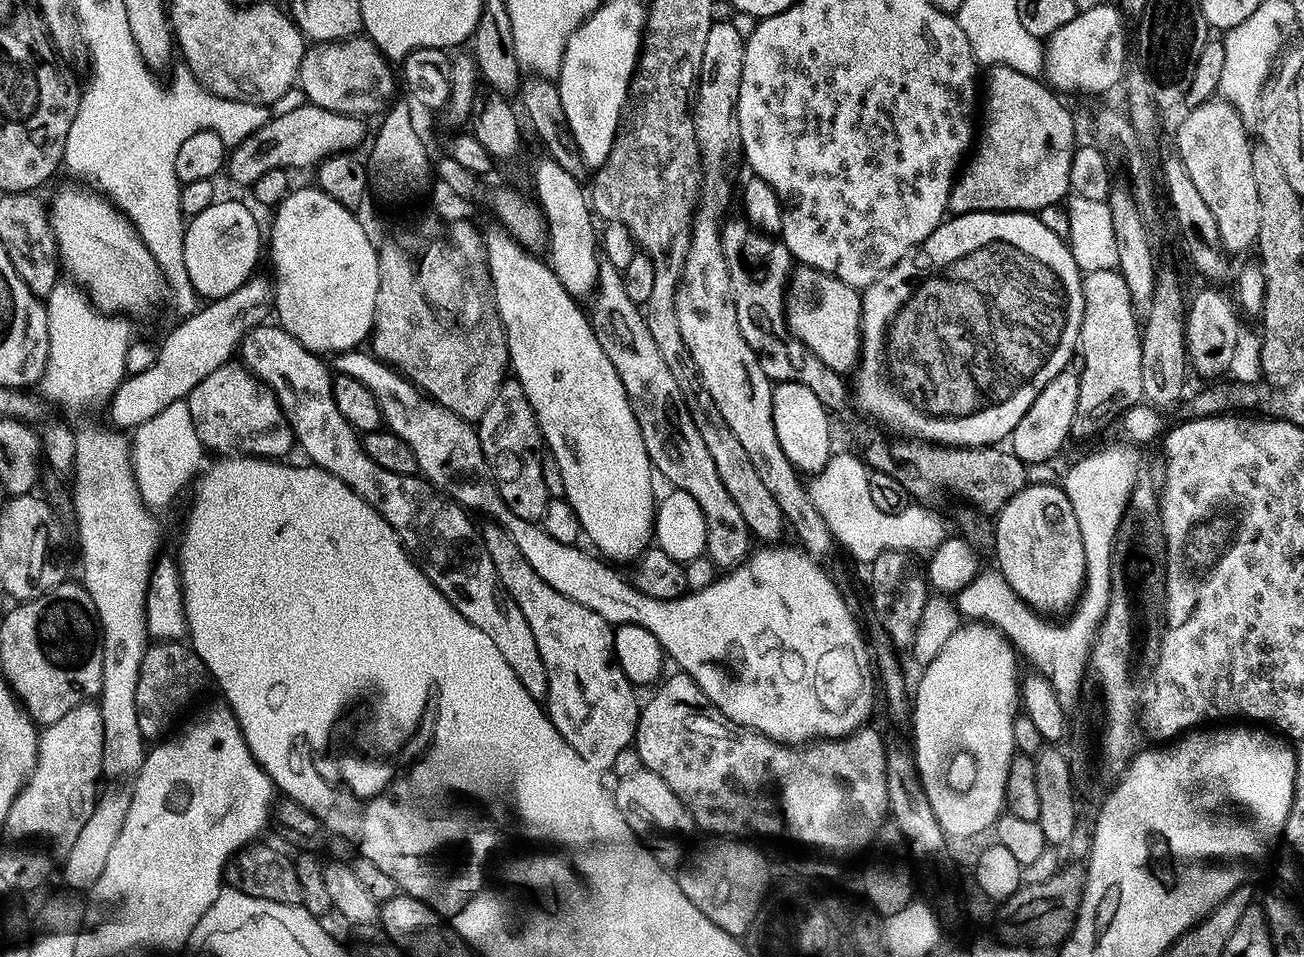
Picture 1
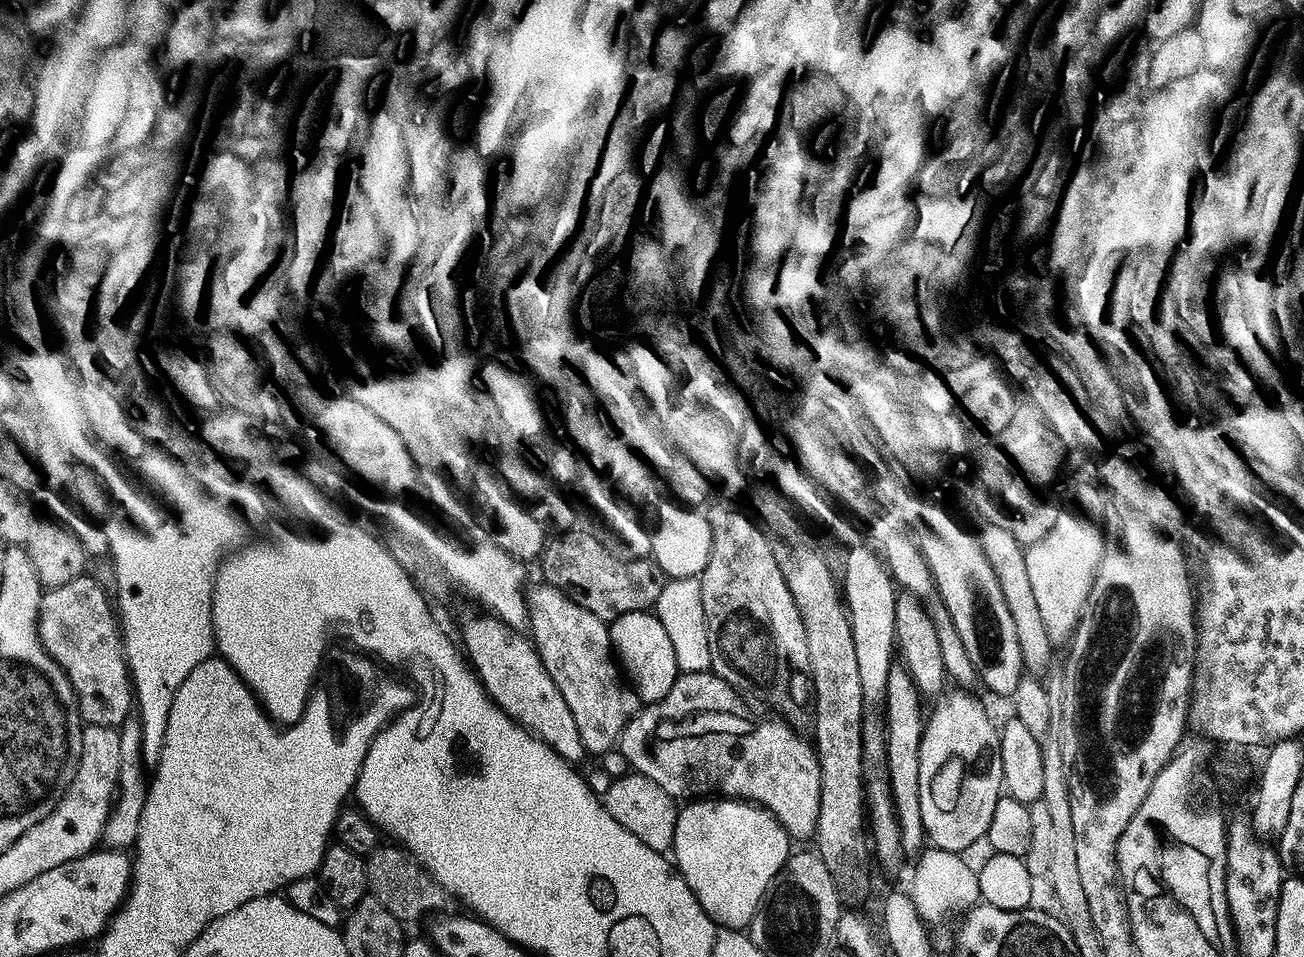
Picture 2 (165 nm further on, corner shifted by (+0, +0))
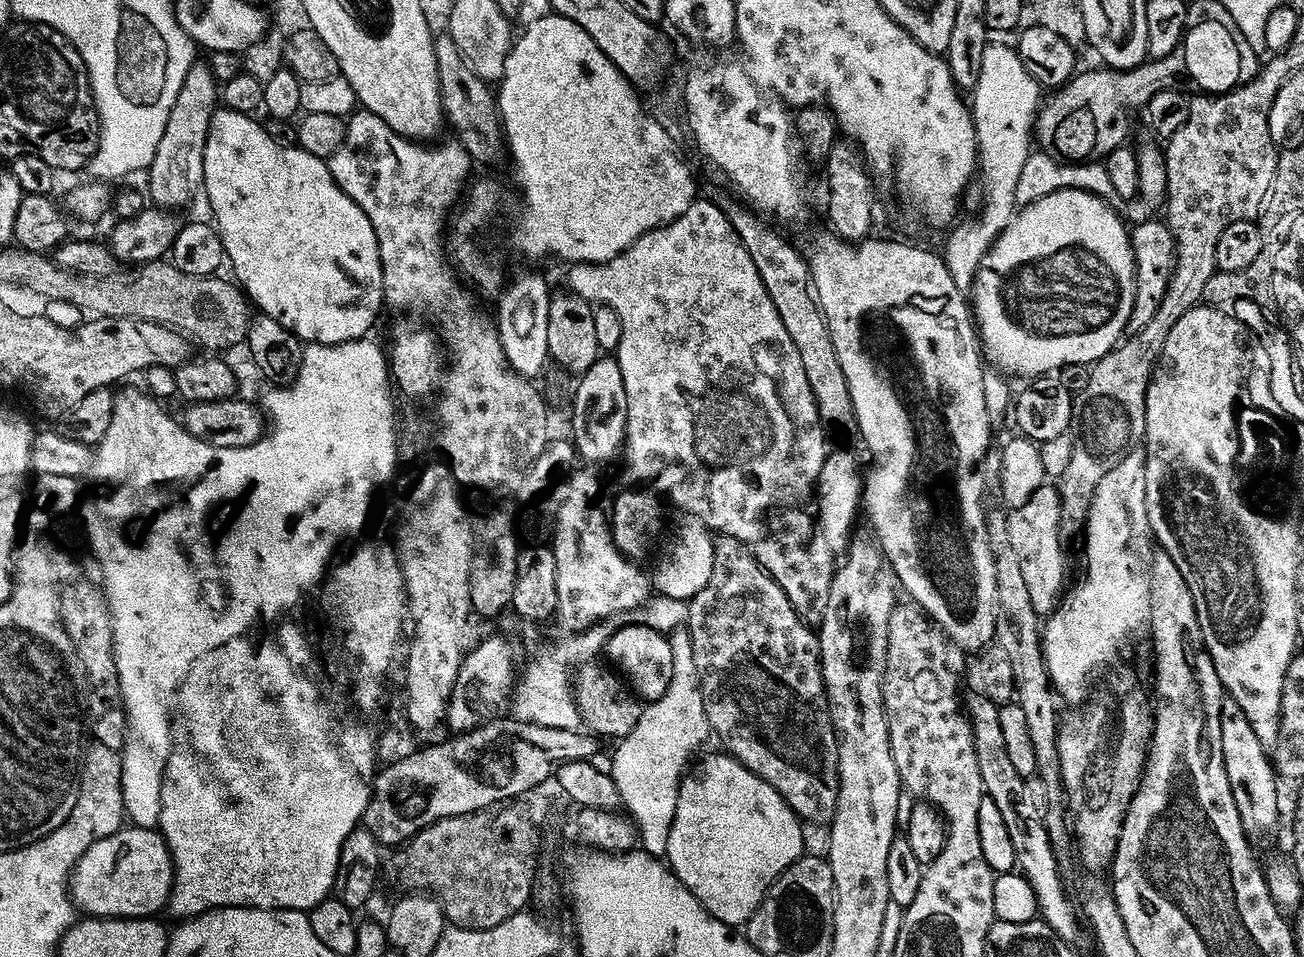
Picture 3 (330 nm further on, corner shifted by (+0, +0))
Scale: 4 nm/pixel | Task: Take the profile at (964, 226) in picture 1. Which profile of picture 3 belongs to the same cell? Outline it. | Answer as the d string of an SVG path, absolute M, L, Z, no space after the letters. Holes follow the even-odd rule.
M1063 188L1054 194L1039 196L1032 204L1023 205L1013 215L1012 221L1002 230L1002 234L992 244L986 257L986 267L979 273L978 289L980 288L980 308L984 312L1004 312L1005 301L1002 299L1002 286L996 281L996 272L1002 278L1008 278L1016 266L1022 262L1033 261L1052 252L1052 249L1064 248L1064 256L1072 260L1072 284L1064 288L1064 292L1070 292L1080 302L1080 318L1074 318L1074 322L1082 322L1082 330L1088 330L1090 335L1074 336L1068 339L1041 340L1037 339L1037 333L1032 329L1022 329L1022 352L1026 350L1028 358L1064 358L1058 362L1058 370L1067 369L1074 364L1091 366L1101 357L1111 352L1120 343L1125 335L1132 302L1129 294L1136 288L1135 265L1132 258L1132 238L1129 225L1120 223L1120 216L1111 208L1109 201L1103 196L1095 196L1093 192L1083 192L1077 188Z

